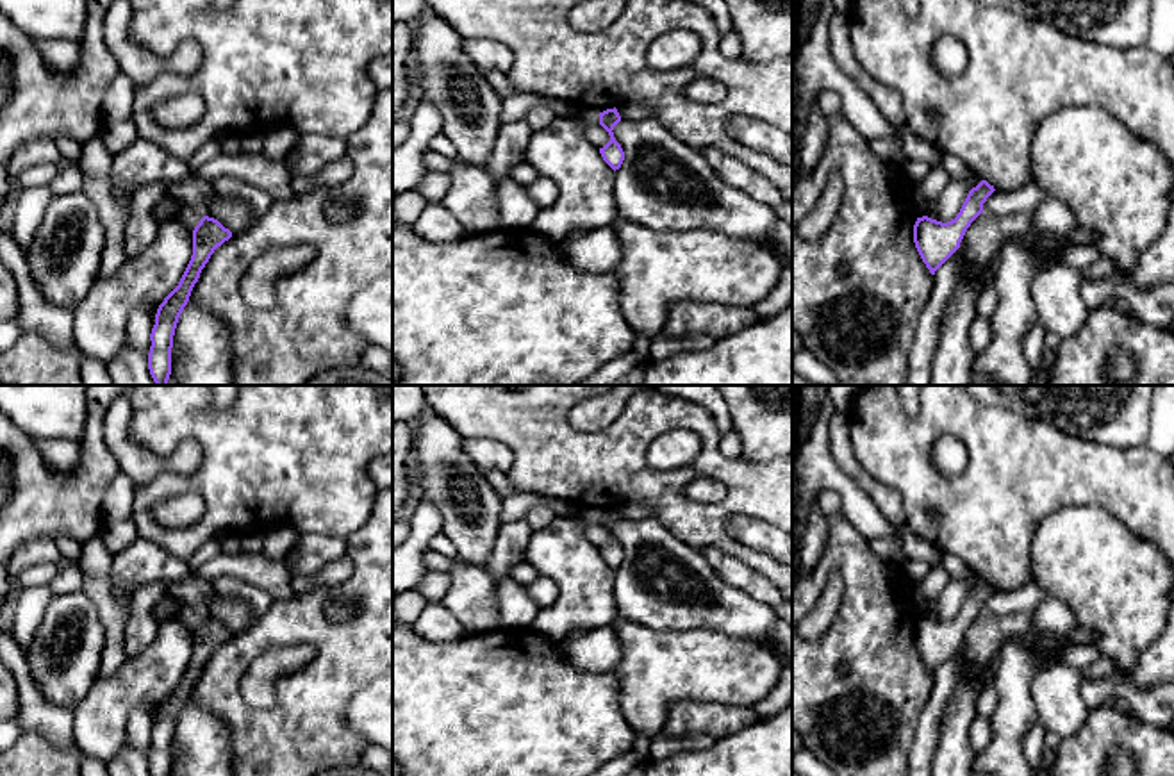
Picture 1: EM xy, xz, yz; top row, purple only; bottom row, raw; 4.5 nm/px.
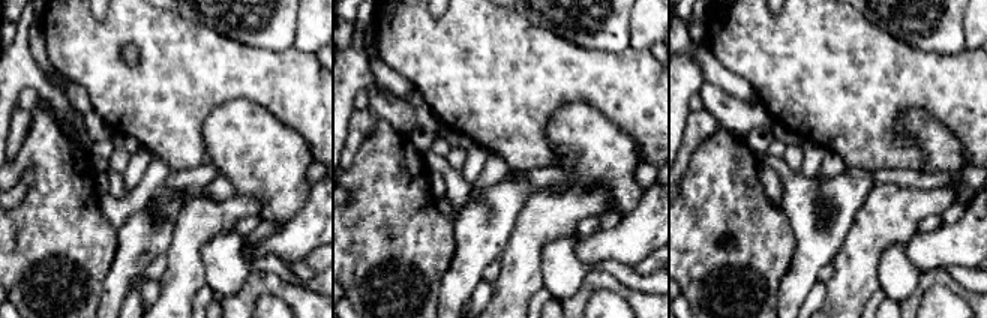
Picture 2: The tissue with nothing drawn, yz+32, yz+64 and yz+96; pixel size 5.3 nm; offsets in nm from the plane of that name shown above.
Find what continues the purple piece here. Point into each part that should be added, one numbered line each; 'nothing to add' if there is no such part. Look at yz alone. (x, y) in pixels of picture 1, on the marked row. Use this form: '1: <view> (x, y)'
nothing to add

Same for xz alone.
nothing to add

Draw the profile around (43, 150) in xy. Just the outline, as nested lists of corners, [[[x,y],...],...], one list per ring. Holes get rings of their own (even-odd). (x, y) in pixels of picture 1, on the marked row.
[[[37,139],[20,146],[9,159],[9,175],[16,178],[27,168],[37,164],[62,164],[55,139]]]

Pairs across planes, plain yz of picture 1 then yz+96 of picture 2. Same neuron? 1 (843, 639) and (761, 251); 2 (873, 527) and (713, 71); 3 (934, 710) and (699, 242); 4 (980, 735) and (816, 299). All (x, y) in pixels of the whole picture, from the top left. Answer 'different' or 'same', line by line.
1: same
2: different
3: different
4: same

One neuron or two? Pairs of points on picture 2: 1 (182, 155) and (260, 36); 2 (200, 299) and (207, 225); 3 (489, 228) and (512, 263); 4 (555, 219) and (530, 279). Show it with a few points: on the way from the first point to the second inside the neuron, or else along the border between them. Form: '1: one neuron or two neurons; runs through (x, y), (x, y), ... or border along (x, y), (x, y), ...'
1: two neurons; border along (221, 33), (251, 47), (290, 47)
2: two neurons; border along (204, 284), (192, 302)
3: two neurons; border along (518, 218), (506, 248), (498, 257)
4: one neuron; runs through (540, 234), (530, 245), (530, 264)

